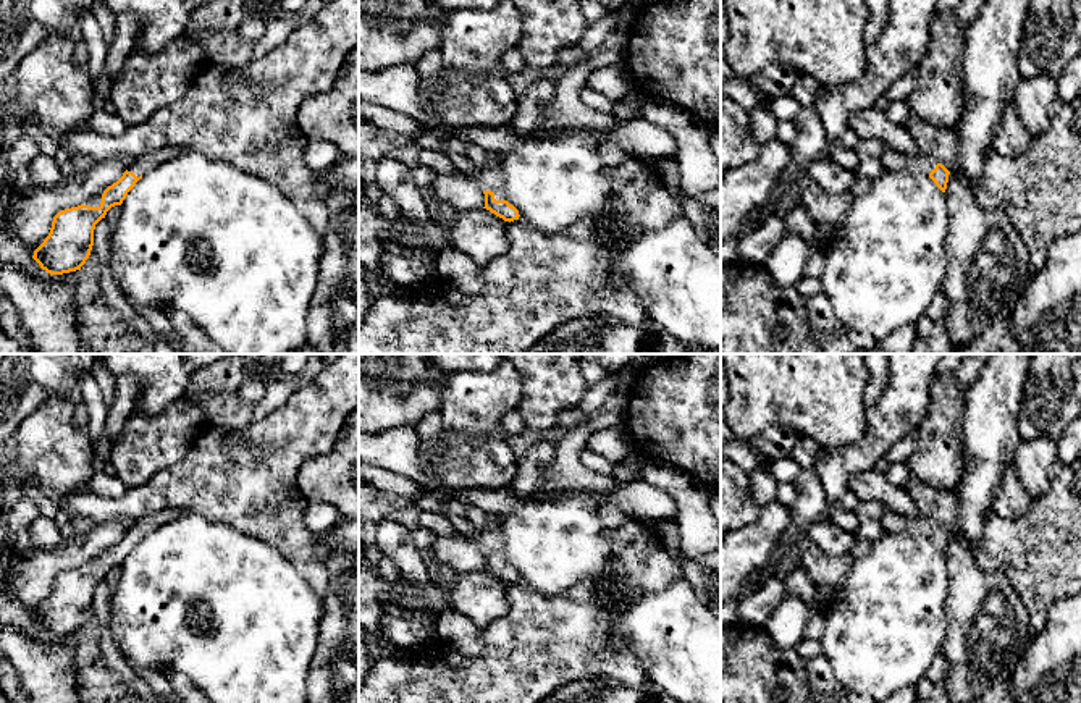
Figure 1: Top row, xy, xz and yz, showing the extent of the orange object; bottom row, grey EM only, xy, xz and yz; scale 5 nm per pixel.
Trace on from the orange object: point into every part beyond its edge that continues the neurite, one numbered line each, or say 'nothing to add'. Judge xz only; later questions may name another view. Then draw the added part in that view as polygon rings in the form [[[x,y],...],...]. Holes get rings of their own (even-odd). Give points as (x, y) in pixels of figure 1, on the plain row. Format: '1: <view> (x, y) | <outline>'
1: xz (492, 540) | [[[498,524],[491,530],[485,530],[478,533],[478,546],[482,553],[491,553],[496,562],[506,562],[504,537],[501,530],[501,524]]]

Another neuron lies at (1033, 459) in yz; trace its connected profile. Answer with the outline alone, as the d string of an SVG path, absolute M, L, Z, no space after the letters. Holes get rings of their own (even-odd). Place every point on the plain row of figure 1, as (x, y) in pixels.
M1037 438L1020 443L1013 465L1020 483L1031 499L1042 496L1050 488L1049 470L1058 462L1058 441Z

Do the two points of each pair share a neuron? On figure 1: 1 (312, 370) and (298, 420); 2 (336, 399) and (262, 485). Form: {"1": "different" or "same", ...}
{"1": "different", "2": "same"}

